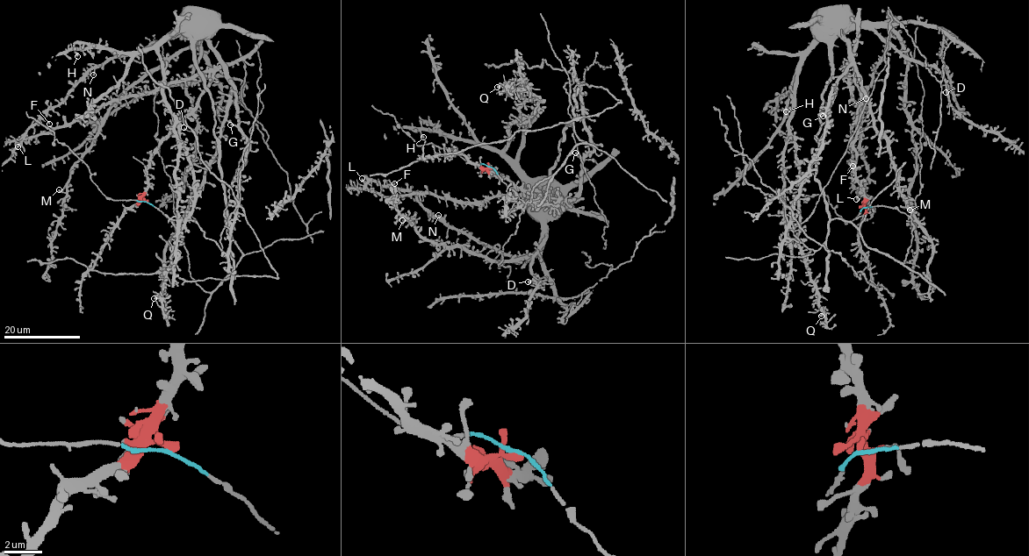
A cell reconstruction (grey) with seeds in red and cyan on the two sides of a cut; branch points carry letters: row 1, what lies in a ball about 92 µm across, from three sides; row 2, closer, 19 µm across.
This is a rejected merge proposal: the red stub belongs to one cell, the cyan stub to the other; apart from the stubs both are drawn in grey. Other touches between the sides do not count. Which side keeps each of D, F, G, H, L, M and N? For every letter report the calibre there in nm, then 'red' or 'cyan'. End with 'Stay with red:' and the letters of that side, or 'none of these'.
D: calibre 280 nm; cyan
F: calibre 180 nm; red
G: calibre 360 nm; cyan
H: calibre 480 nm; cyan
L: calibre 240 nm; red
M: calibre 280 nm; cyan
N: calibre 260 nm; red
Stay with red: F, L, N

